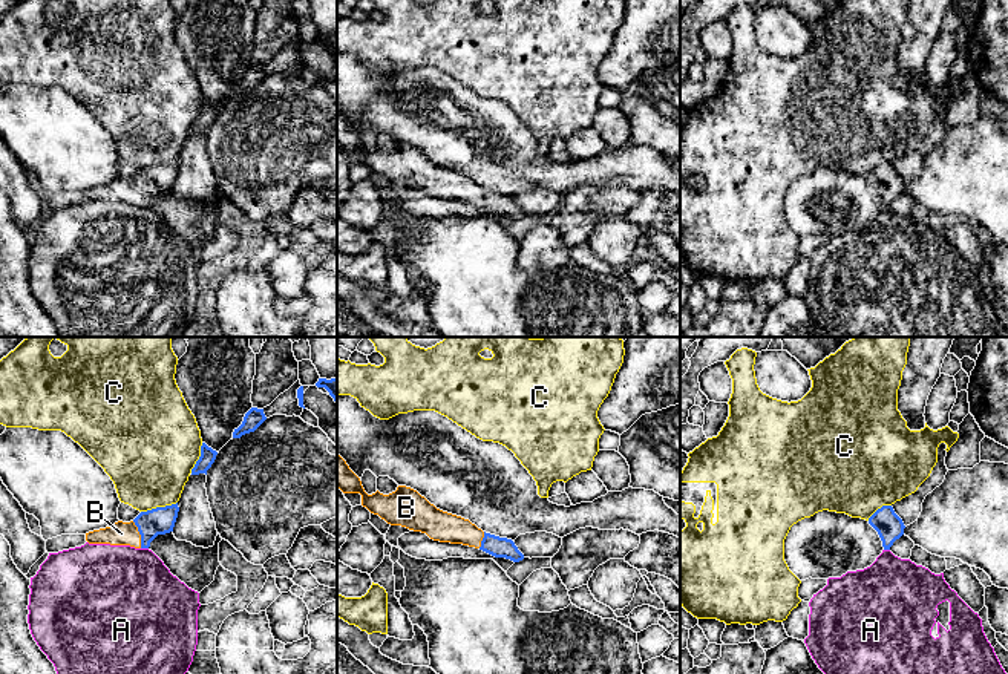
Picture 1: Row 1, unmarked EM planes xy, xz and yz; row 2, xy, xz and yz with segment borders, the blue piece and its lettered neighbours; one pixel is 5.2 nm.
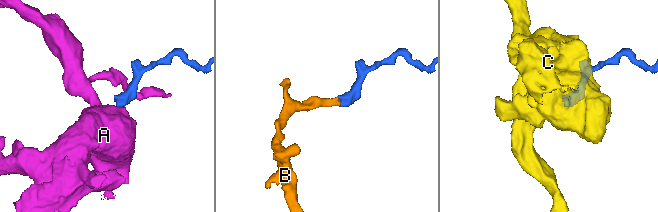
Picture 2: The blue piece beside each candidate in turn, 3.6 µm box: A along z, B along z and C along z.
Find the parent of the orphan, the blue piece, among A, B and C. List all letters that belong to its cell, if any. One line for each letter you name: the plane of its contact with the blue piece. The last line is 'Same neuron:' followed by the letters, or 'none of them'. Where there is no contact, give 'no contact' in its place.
B: meets blue in xy
Same neuron: B

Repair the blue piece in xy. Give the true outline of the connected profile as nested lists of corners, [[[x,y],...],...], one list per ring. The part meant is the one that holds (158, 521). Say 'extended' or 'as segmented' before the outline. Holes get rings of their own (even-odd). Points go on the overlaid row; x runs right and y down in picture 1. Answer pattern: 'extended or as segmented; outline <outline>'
extended; outline [[[178,502],[141,512],[133,521],[118,521],[110,527],[86,533],[89,544],[130,545],[149,548],[158,535],[173,532],[178,518]]]

